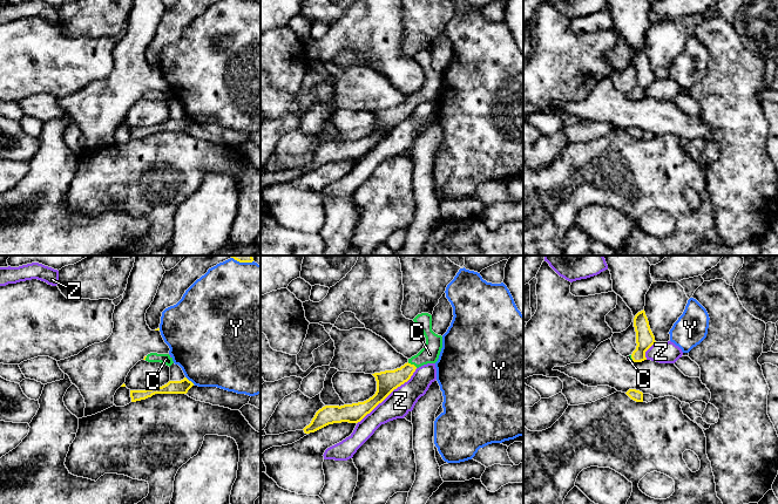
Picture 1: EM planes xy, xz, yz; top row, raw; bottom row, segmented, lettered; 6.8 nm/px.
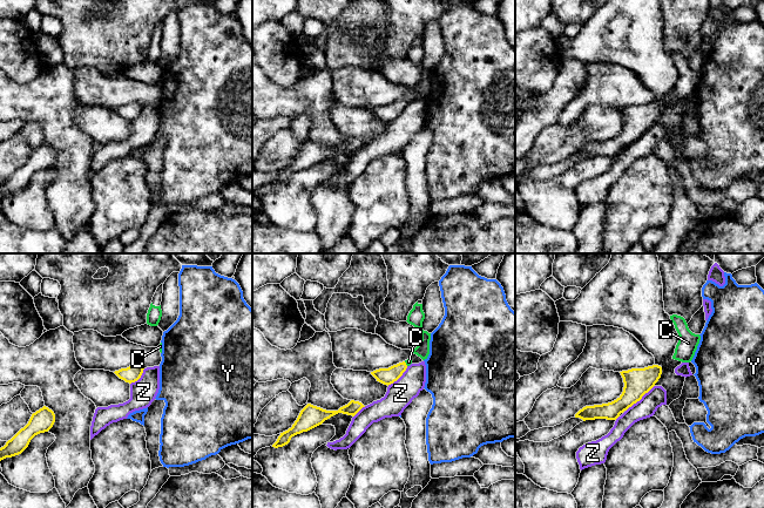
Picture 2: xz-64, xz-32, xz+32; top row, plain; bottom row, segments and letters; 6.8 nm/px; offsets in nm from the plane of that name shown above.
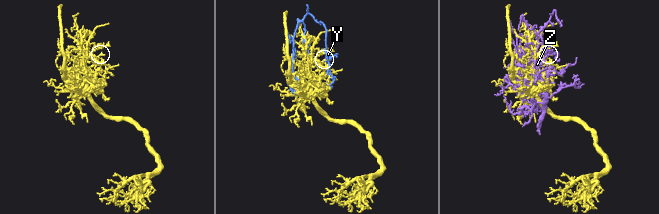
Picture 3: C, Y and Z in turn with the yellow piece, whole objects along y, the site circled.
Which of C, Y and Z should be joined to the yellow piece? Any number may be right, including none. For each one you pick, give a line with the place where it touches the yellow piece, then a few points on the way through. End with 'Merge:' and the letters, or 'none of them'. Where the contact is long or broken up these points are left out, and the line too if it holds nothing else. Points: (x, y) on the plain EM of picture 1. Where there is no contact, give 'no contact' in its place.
C: meets yellow in xz at (412, 102); runs through xz (387, 118), (401, 113), (412, 102), (430, 92)
Merge: C

